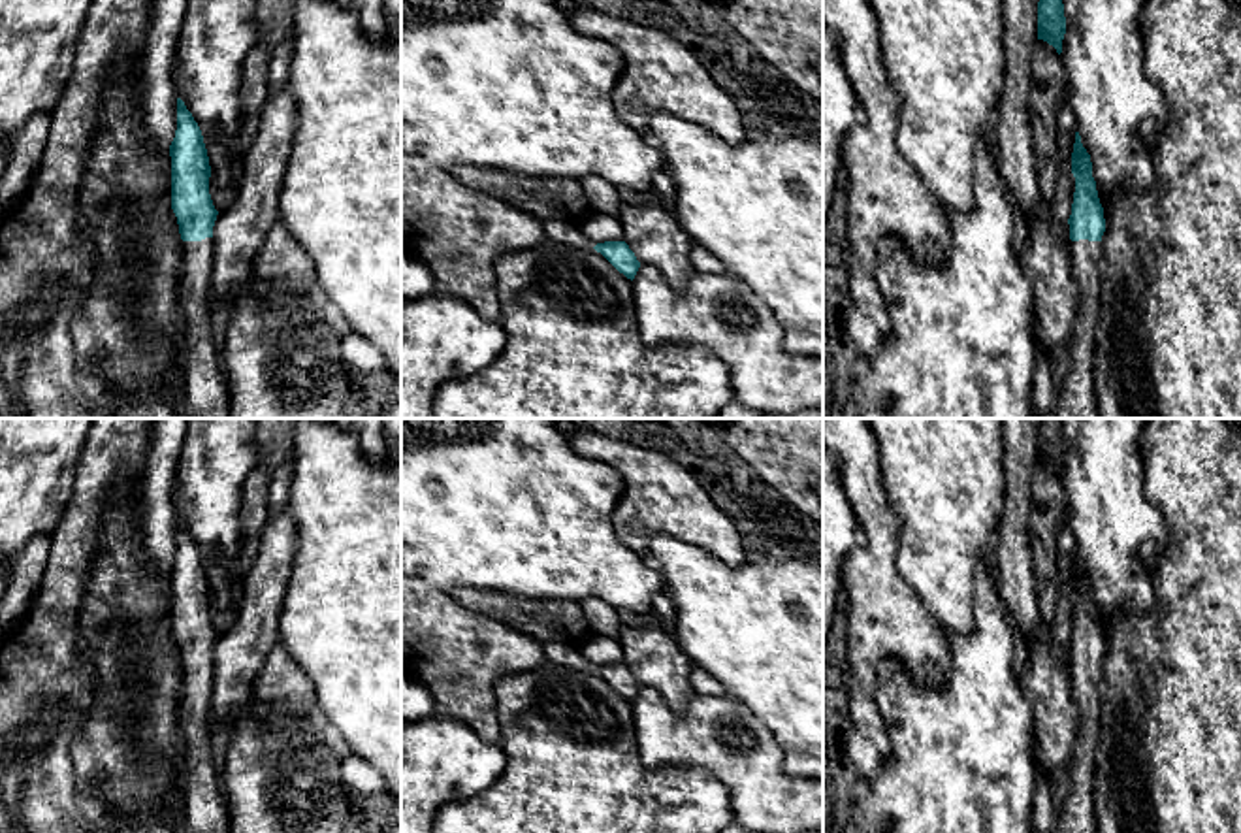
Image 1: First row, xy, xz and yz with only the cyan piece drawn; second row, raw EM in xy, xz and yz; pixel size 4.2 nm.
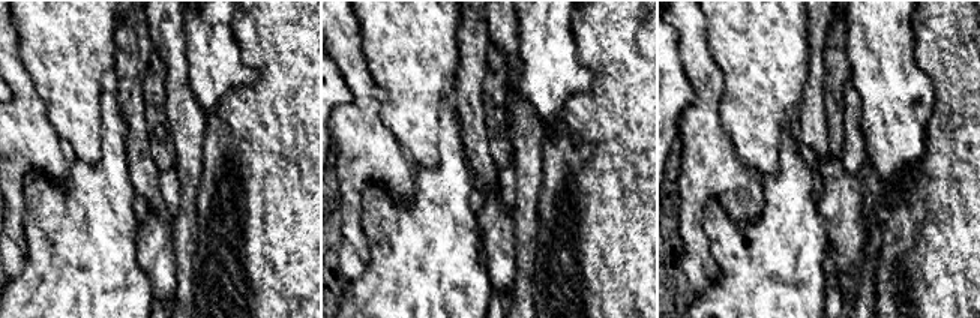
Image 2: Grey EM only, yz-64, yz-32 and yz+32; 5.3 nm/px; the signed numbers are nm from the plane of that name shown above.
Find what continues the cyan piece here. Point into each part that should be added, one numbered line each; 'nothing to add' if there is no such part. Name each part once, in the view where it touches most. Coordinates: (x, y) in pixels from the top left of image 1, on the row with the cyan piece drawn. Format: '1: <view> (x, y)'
1: yz (1076, 400)

